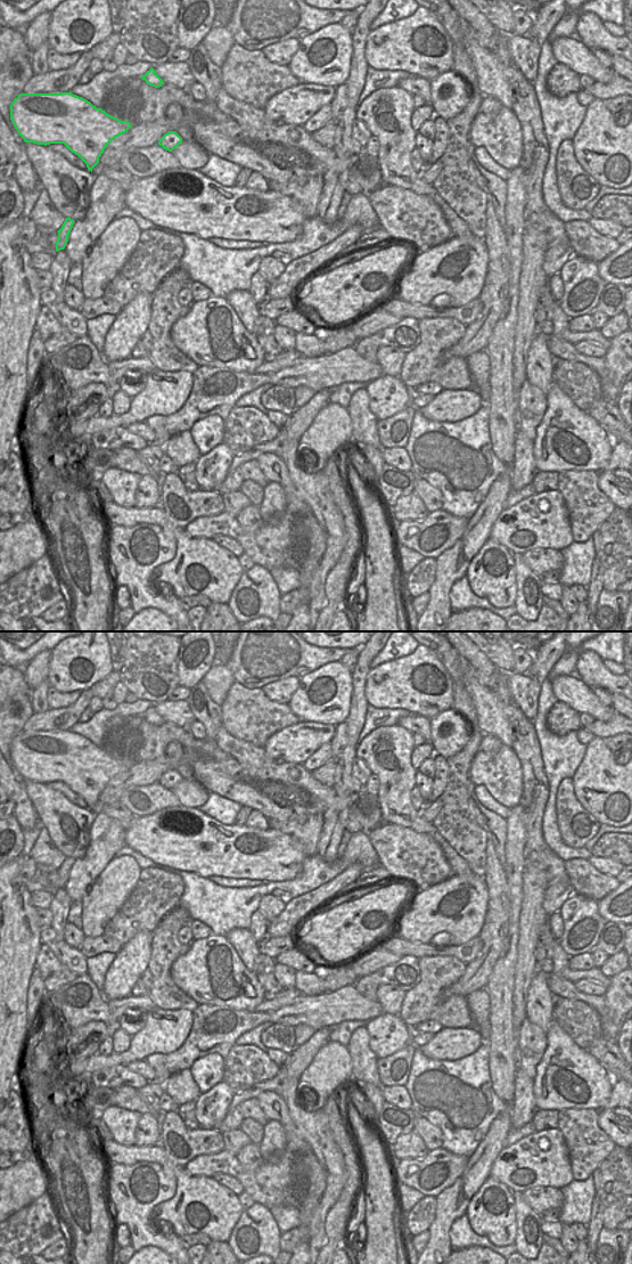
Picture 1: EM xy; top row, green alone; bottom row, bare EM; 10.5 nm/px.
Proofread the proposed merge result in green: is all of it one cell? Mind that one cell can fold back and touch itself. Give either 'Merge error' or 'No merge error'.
No merge error.

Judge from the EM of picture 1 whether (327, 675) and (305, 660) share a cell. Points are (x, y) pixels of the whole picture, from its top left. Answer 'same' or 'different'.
different

